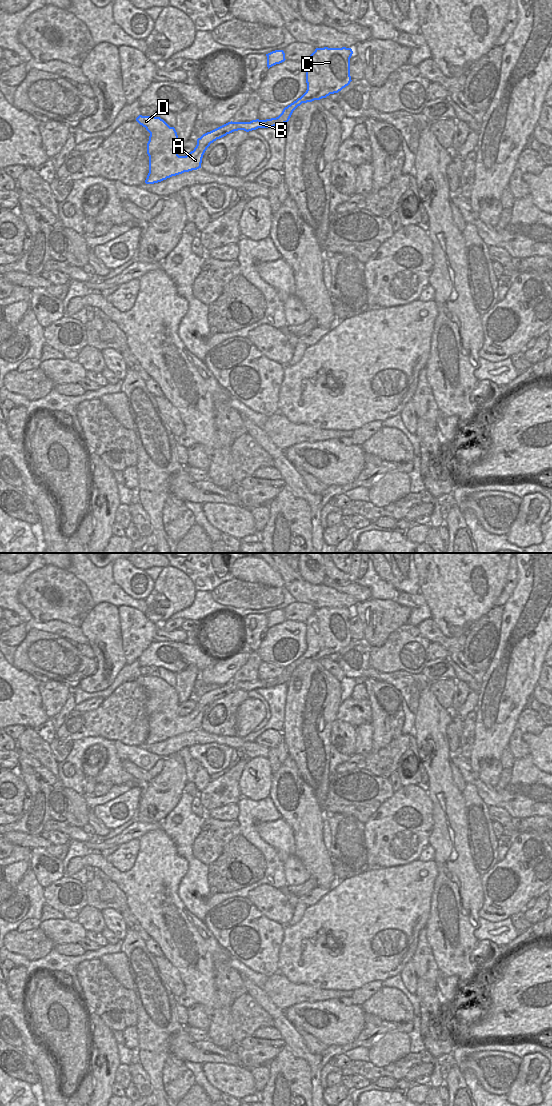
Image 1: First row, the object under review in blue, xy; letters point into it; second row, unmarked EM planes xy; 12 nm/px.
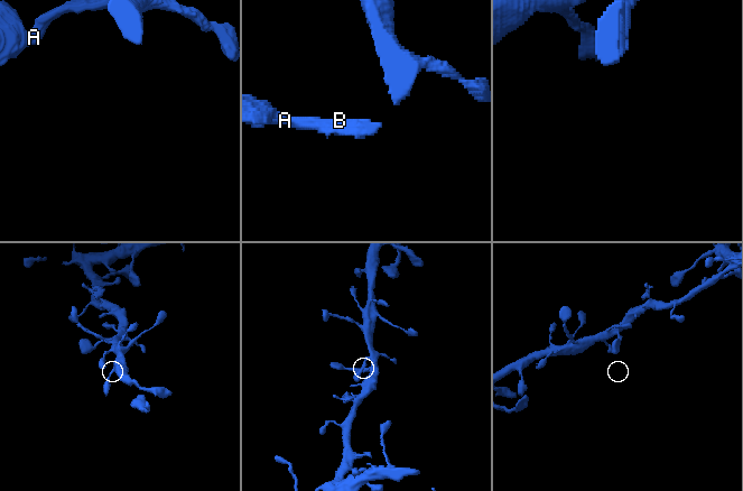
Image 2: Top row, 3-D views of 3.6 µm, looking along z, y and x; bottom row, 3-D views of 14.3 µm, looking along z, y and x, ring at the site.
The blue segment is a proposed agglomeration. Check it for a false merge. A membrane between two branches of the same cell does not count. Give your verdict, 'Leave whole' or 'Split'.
Leave whole.

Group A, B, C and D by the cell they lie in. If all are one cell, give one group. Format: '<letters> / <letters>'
A B C D

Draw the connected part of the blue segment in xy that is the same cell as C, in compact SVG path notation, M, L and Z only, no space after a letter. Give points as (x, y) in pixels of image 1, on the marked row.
M316 48L306 61L306 92L285 107L282 113L266 120L250 122L228 122L197 139L197 145L186 156L178 155L178 135L163 119L155 116L139 115L136 121L150 133L147 143L149 173L146 184L154 184L172 176L201 168L202 158L211 143L234 131L246 132L258 128L269 128L287 123L293 111L302 103L326 98L338 93L350 84L351 48Z

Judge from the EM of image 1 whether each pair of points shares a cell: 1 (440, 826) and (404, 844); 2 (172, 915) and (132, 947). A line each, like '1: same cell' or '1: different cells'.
1: different cells
2: different cells

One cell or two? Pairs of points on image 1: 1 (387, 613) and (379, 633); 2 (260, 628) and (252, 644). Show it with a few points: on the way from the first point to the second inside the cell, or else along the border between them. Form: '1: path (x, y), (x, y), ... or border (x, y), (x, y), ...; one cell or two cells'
1: path (382, 618), (379, 621), (379, 628); one cell
2: path (256, 632), (252, 640); one cell

